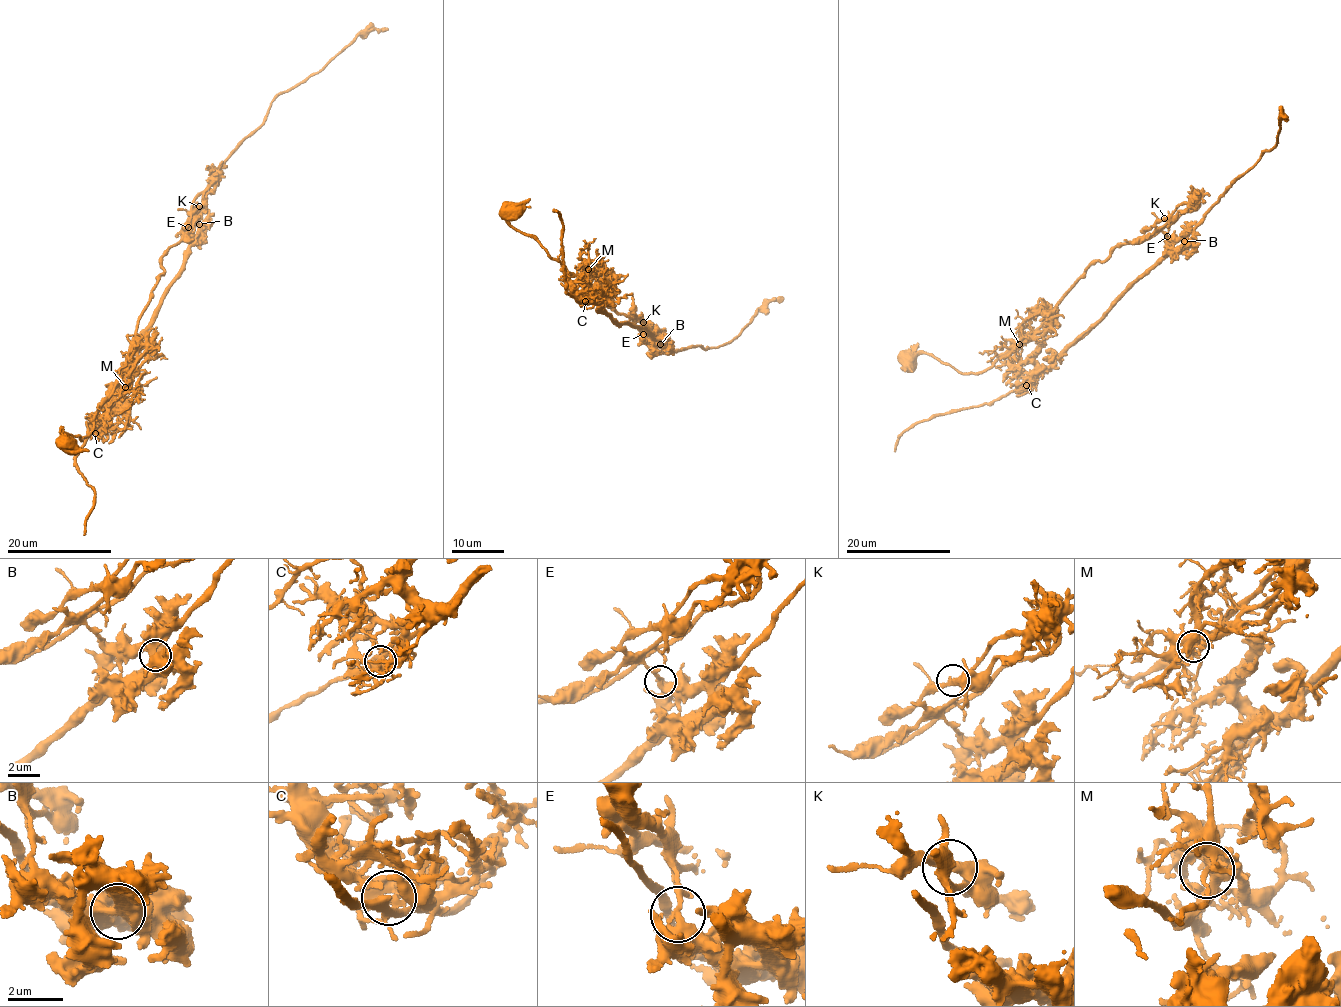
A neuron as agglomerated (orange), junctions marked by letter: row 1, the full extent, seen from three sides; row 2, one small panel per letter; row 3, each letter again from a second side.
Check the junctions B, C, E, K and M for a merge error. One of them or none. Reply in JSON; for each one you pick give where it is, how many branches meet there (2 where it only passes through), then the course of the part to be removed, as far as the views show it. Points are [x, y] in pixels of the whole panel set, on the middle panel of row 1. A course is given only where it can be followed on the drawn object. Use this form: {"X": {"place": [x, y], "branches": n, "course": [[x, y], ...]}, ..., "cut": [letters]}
{"E": {"place": [643, 334], "branches": 2, "course": [[644, 334], [660, 344], [643, 328], [614, 321], [592, 300], [578, 303], [566, 288], [557, 210]]}, "cut": ["E"]}

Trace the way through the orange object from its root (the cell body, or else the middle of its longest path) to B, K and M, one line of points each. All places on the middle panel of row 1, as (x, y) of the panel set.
B: (642, 329), (645, 327), (660, 344)
K: (642, 329), (645, 327), (660, 344), (653, 344), (644, 335), (643, 322)
M: (642, 329), (614, 322), (594, 303), (572, 290), (562, 275), (566, 270), (582, 279), (588, 269)

